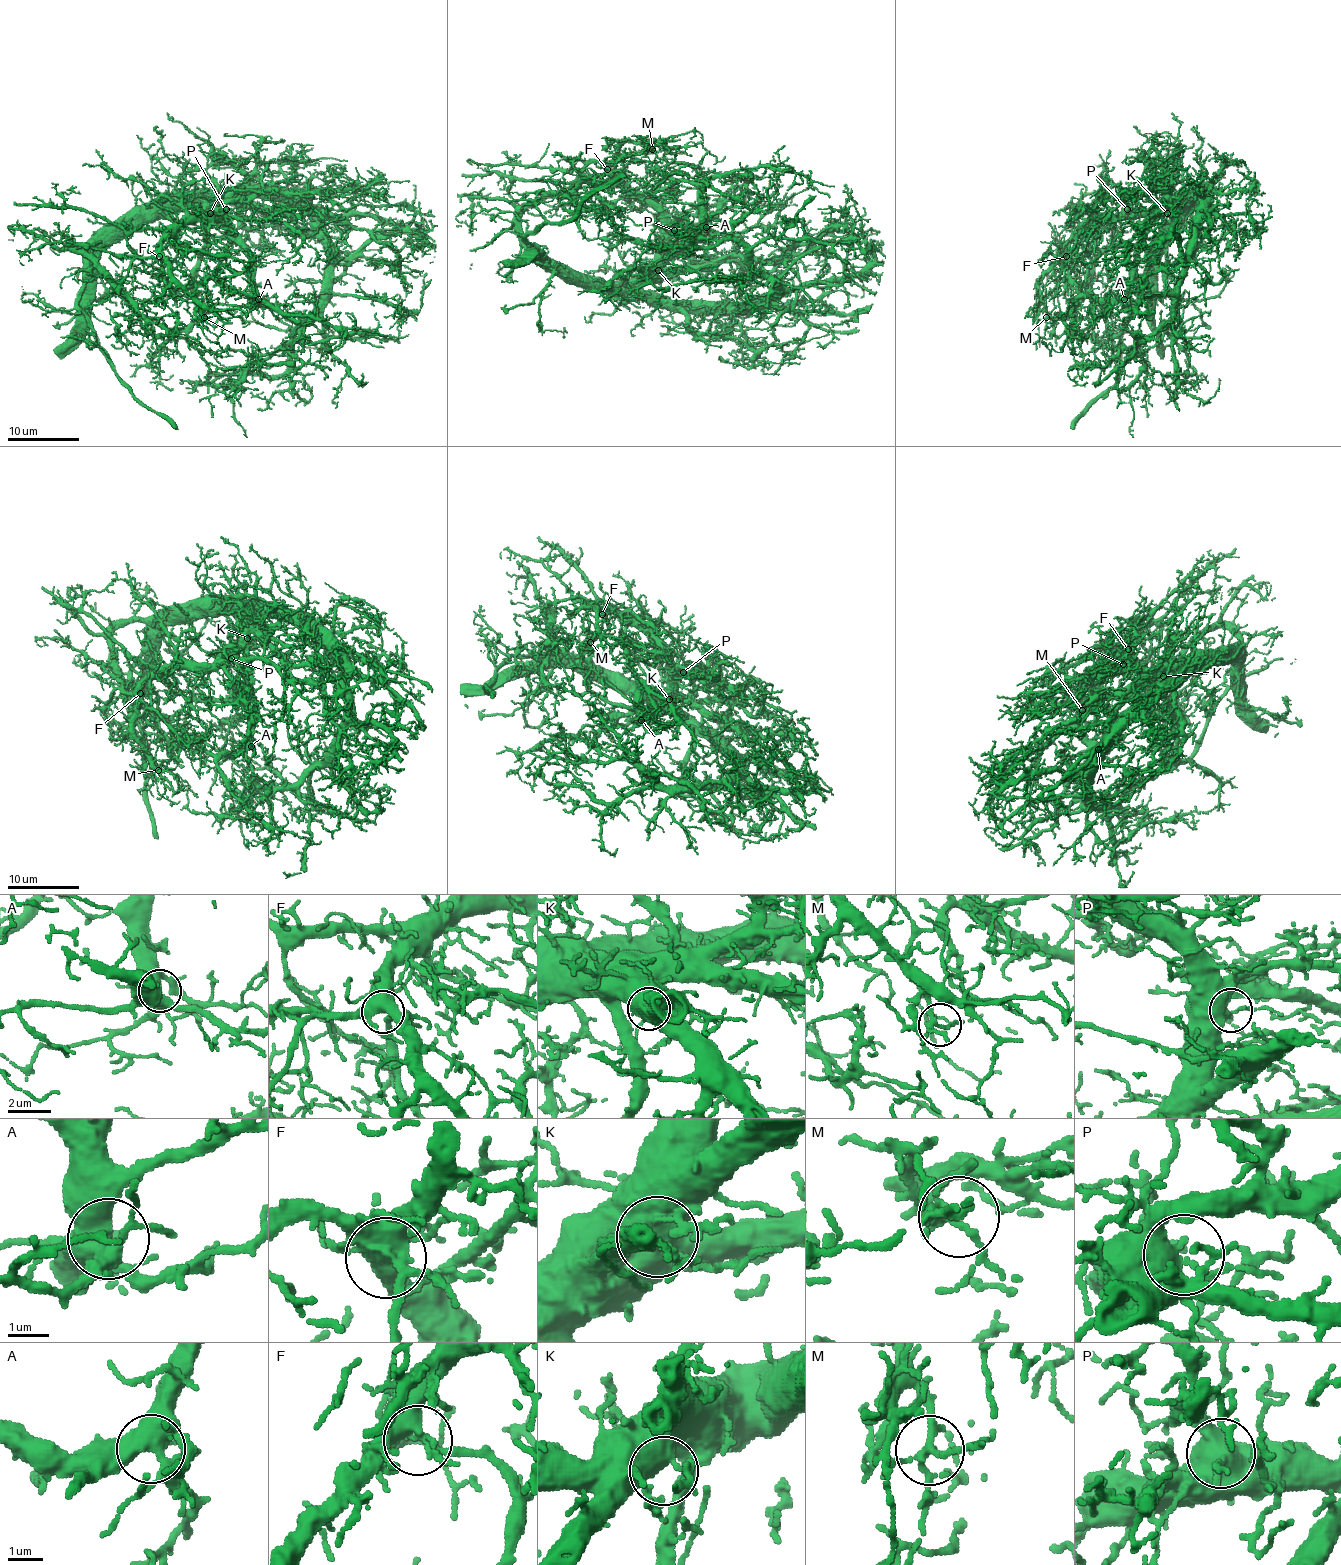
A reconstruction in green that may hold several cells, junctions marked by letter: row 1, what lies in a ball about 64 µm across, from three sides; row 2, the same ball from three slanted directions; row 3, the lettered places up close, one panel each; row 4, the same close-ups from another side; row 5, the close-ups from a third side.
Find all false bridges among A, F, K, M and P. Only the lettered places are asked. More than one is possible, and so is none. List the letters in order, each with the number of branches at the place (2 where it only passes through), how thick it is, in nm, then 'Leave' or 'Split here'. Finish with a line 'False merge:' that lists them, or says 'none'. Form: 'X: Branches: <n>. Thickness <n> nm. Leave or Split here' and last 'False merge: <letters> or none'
A: Branches: 5. Thickness 500 nm. Leave
F: Branches: 6. Thickness 400 nm. Leave
K: Branches: 4. Thickness 440 nm. Leave
M: Branches: 4. Thickness 200 nm. Leave
P: Branches: 2. Thickness 440 nm. Leave
False merge: none

